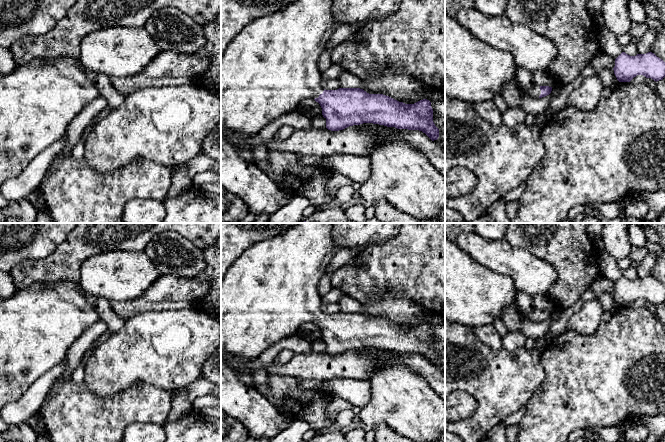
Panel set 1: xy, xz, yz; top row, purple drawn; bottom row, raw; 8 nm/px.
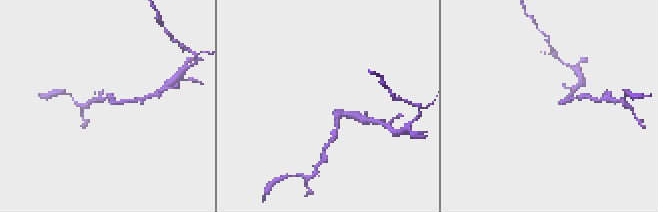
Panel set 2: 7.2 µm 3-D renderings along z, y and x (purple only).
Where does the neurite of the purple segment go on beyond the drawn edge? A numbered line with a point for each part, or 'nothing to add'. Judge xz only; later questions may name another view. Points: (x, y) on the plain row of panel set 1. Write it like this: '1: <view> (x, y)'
1: xz (270, 291)

